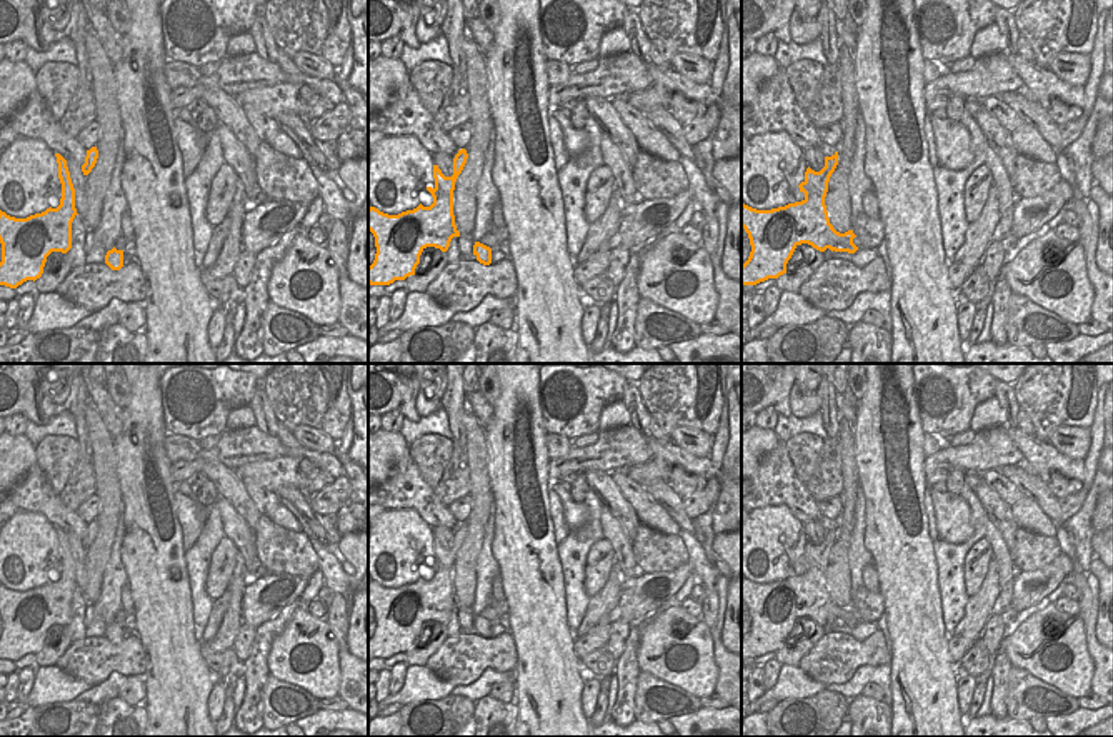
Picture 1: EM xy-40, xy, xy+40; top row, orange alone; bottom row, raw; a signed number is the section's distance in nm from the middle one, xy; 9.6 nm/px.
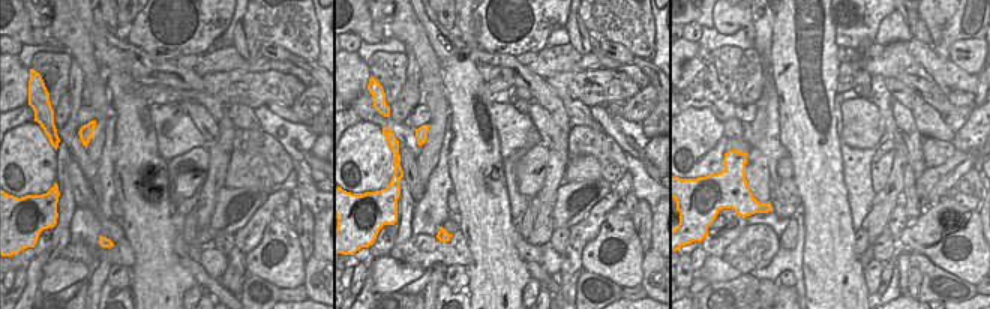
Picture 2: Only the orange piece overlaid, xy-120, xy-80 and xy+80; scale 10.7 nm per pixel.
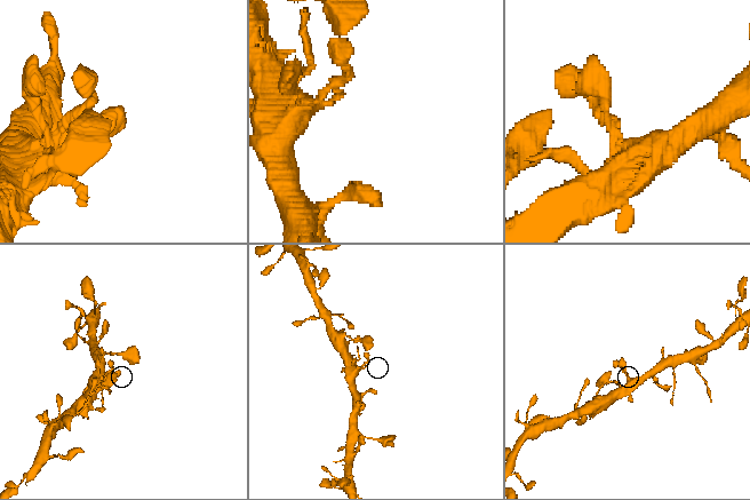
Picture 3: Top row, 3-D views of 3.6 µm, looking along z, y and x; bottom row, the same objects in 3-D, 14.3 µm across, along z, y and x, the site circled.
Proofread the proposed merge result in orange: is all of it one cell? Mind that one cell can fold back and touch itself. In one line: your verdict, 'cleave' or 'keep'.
keep

